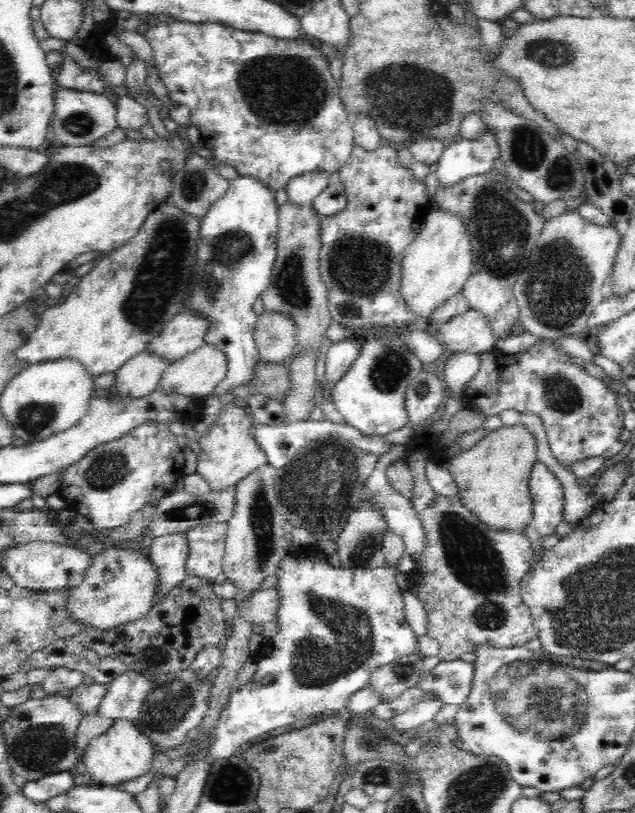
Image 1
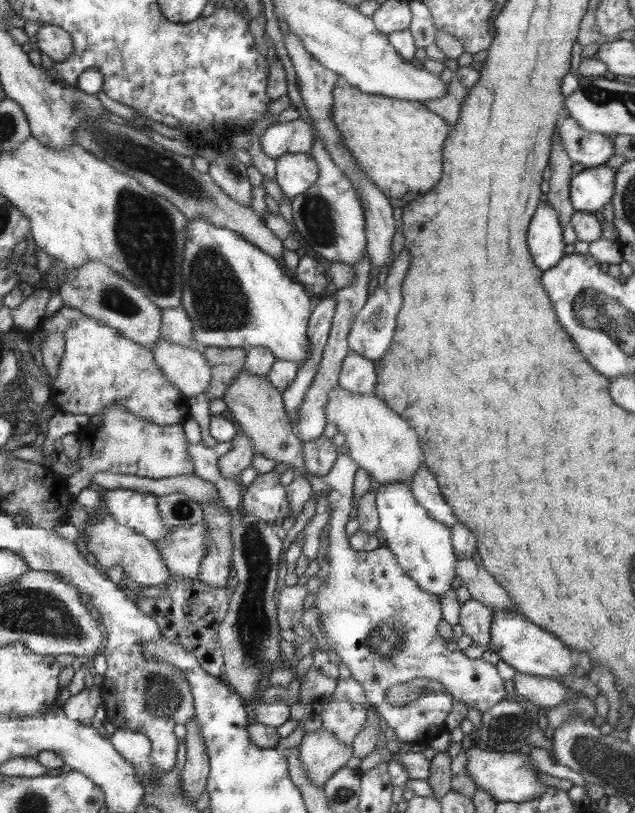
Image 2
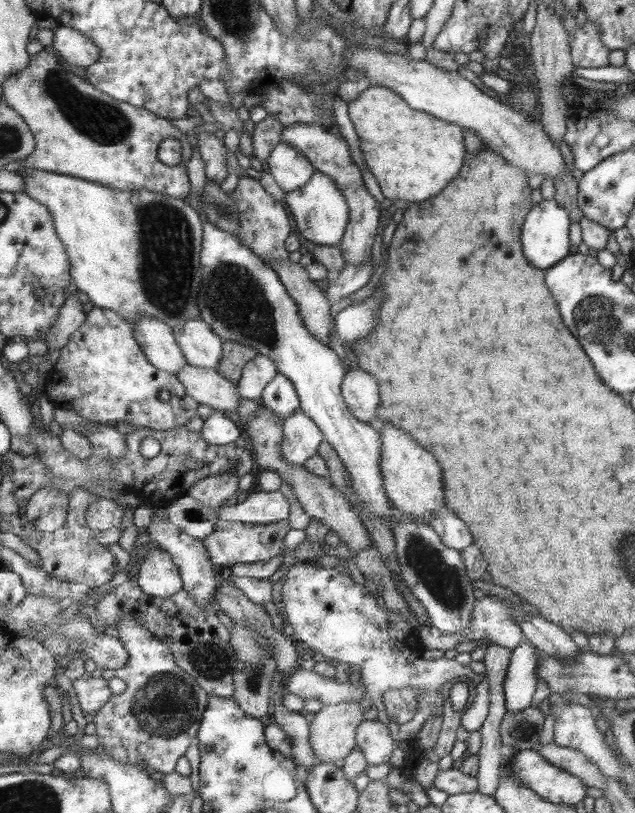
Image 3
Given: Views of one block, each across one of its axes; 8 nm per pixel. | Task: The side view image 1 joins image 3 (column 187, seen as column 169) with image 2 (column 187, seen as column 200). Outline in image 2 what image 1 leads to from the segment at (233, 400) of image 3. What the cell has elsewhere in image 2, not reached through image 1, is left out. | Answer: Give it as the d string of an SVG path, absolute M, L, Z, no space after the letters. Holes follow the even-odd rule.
M162 337L156 340L151 351L163 375L184 395L191 398L206 392L212 376L202 351L168 342Z

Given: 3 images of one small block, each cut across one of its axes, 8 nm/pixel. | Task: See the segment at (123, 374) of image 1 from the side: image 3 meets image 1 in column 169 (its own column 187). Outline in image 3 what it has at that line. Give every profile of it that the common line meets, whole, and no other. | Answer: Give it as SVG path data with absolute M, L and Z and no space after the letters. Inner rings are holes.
M142 314L131 324L135 327L135 337L144 354L156 368L177 376L179 371L188 365L174 338L173 327L168 326L162 319Z

